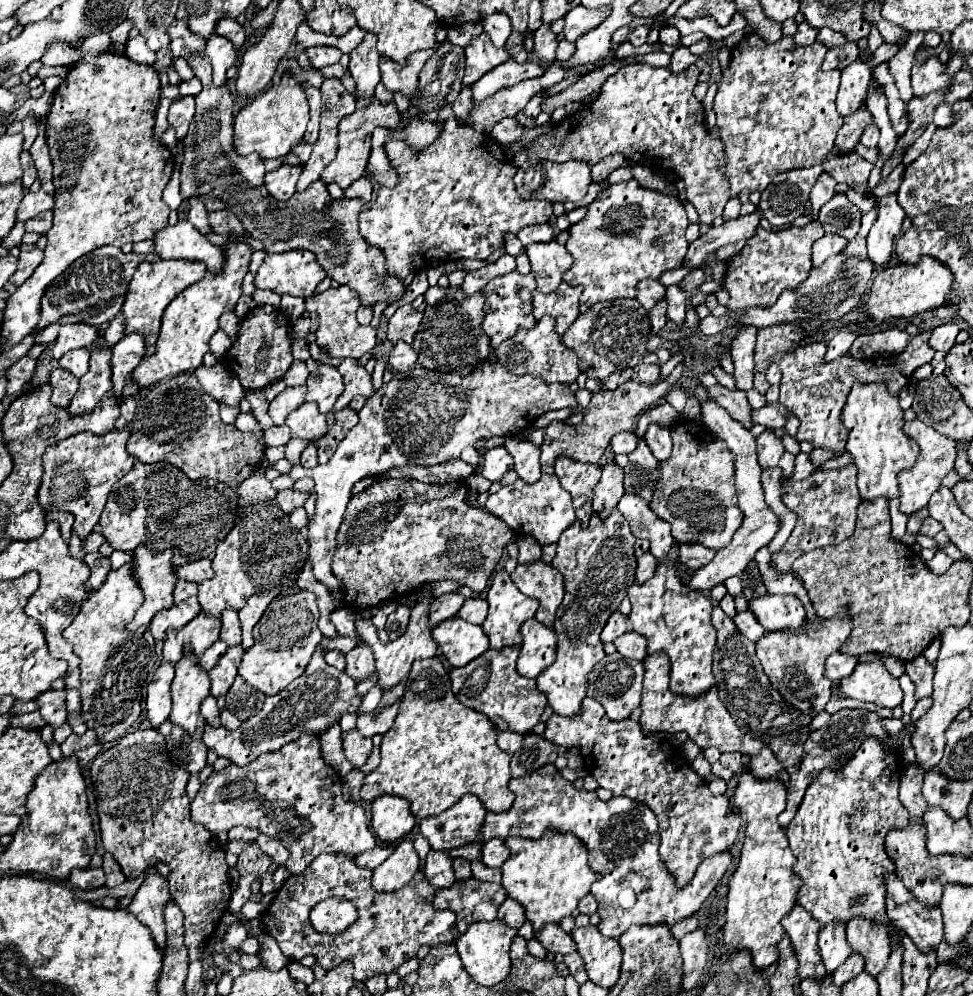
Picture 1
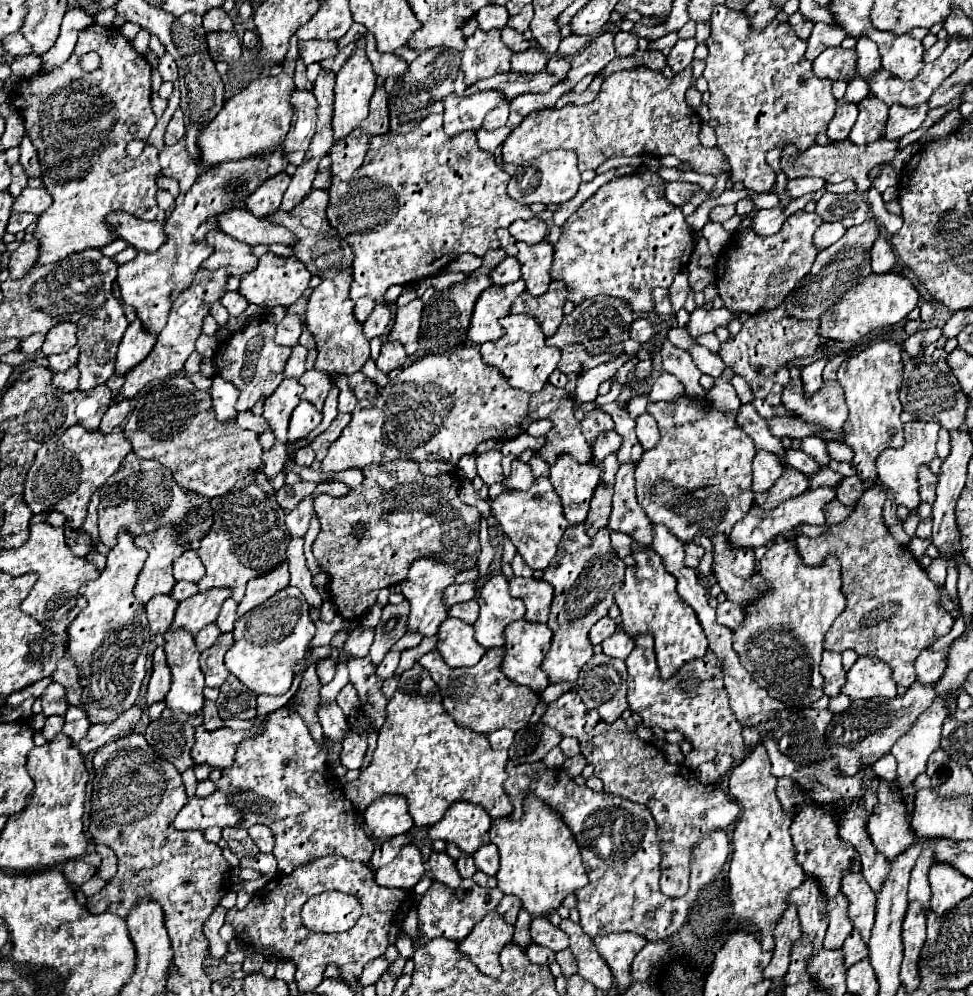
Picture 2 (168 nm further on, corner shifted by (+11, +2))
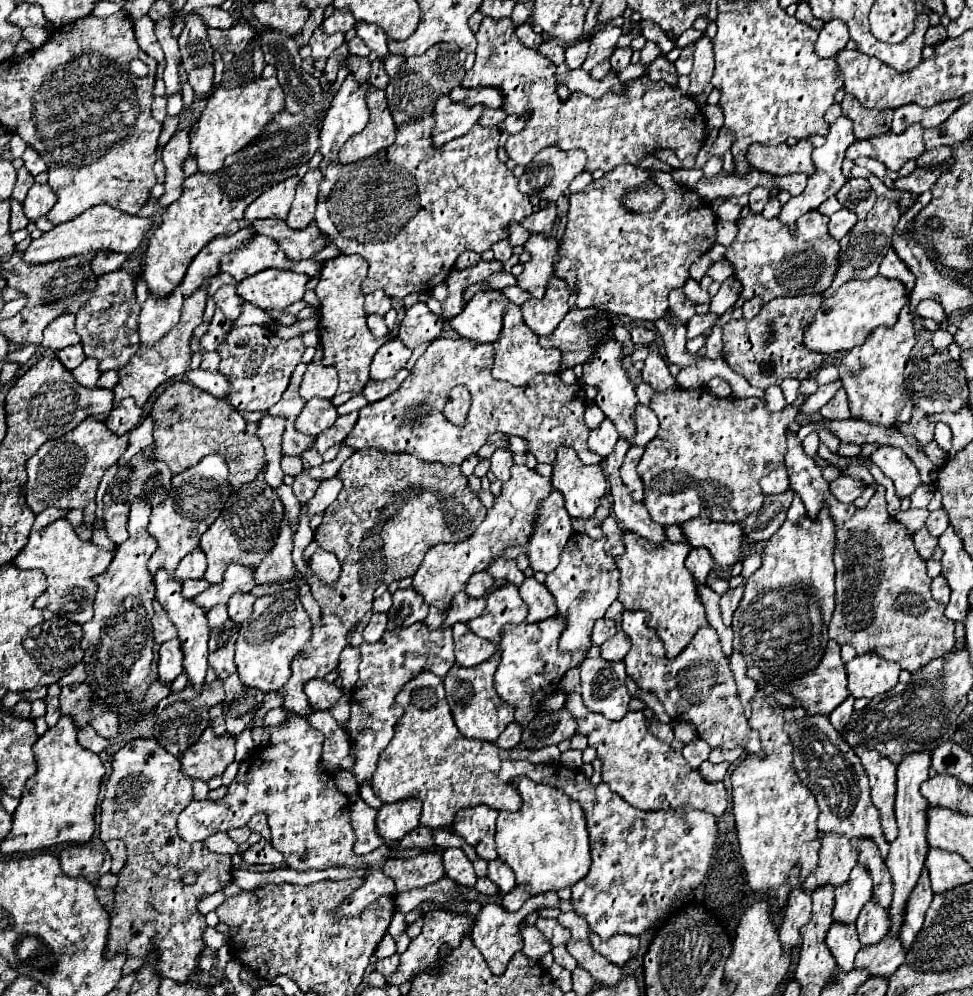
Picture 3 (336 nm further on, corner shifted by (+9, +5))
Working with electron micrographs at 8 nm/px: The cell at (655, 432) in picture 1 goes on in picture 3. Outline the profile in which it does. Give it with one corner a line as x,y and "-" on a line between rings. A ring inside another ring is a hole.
637,404
637,410
635,410
635,438
633,438
633,444
635,446
645,446
647,442
651,442
659,430
659,420
657,416
653,414
653,410
649,406
643,406
643,404

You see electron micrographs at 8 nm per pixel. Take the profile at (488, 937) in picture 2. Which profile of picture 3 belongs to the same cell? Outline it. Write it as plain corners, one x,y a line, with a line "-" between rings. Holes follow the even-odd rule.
485,904
483,910
481,910
481,914
475,918
475,924
471,928
471,938
473,938
475,946
479,948
479,952
483,954
489,970
495,976
503,974
505,968
507,968
507,964
509,964
509,960
513,958
513,954
523,948
523,938
521,938
521,932
519,932
519,924
533,910
535,910
535,904
533,906
525,904
521,910
509,914
509,912
503,910
501,904

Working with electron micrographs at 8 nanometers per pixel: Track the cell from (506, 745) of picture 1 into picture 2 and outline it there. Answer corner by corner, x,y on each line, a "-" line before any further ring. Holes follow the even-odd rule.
499,729
489,735
489,743
493,749
509,749
513,743
513,731
511,729

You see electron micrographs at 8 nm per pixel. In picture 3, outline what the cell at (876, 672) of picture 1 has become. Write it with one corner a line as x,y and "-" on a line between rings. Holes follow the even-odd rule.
861,654
845,664
849,678
849,692
855,698
873,698
891,690
899,680
901,668
879,654

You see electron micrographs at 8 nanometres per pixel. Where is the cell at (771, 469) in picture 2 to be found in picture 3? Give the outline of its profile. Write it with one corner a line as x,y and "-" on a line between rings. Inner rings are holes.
777,468
773,470
765,480
761,480
761,488
763,494
781,494
785,490
789,490
789,474
787,468

